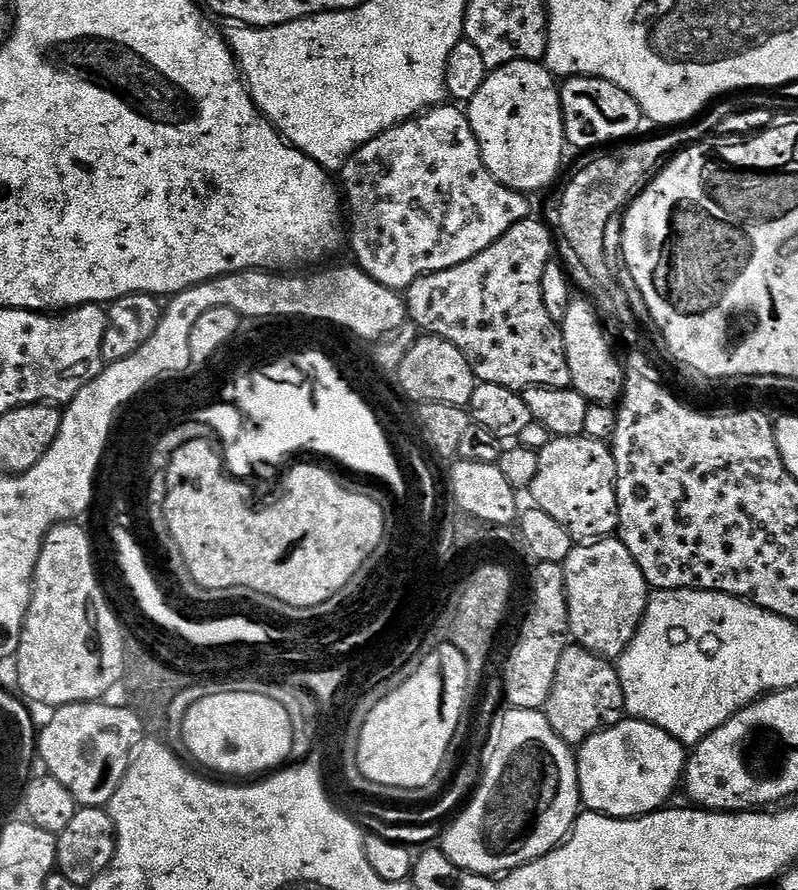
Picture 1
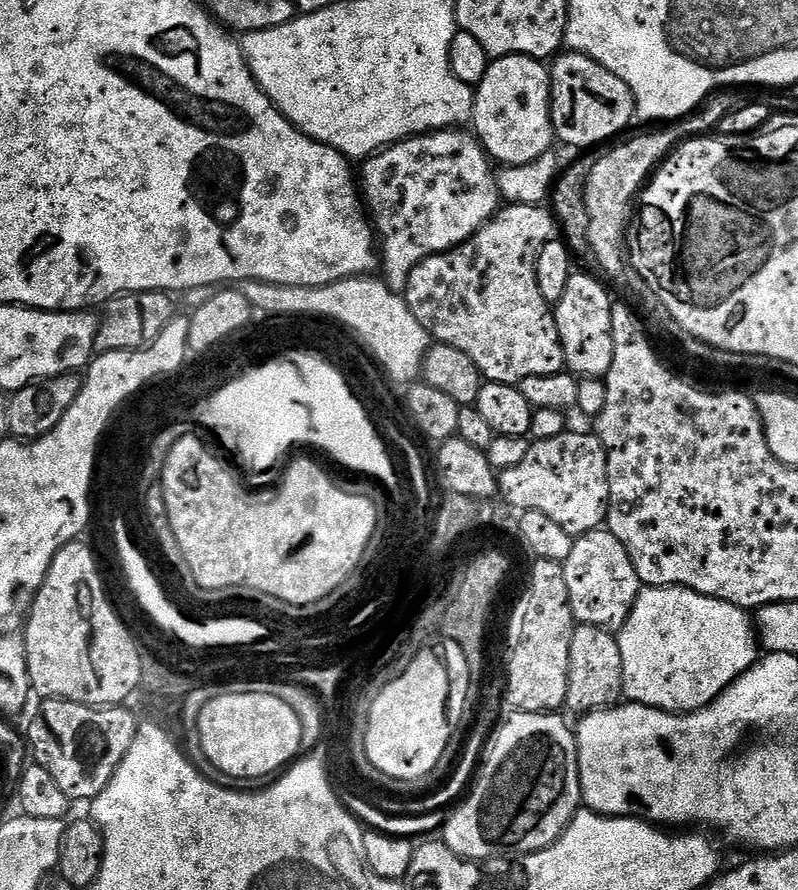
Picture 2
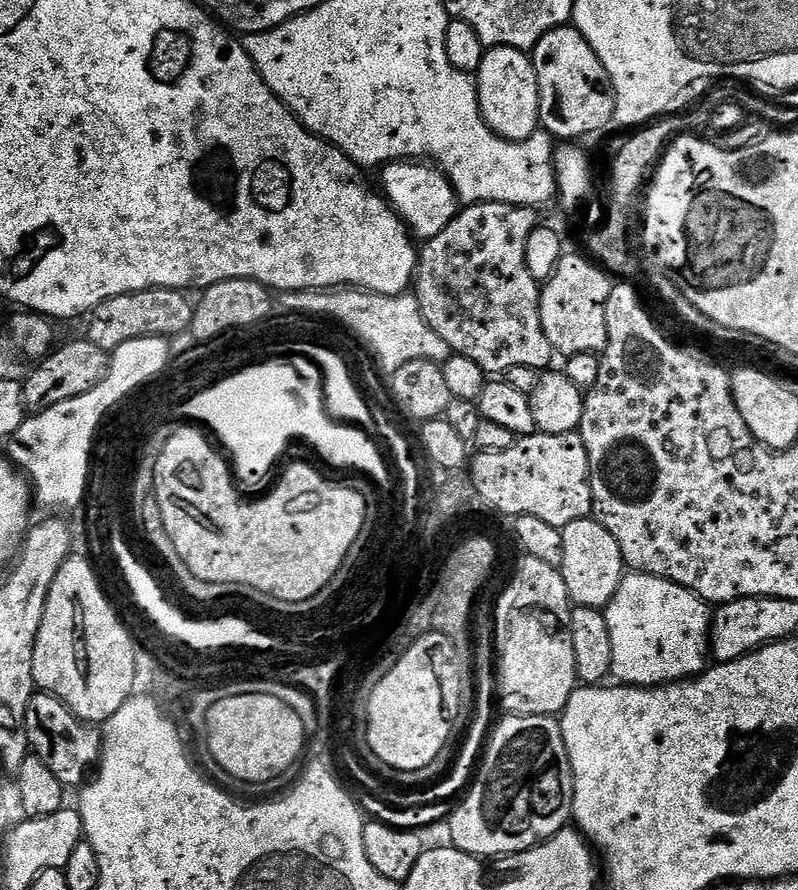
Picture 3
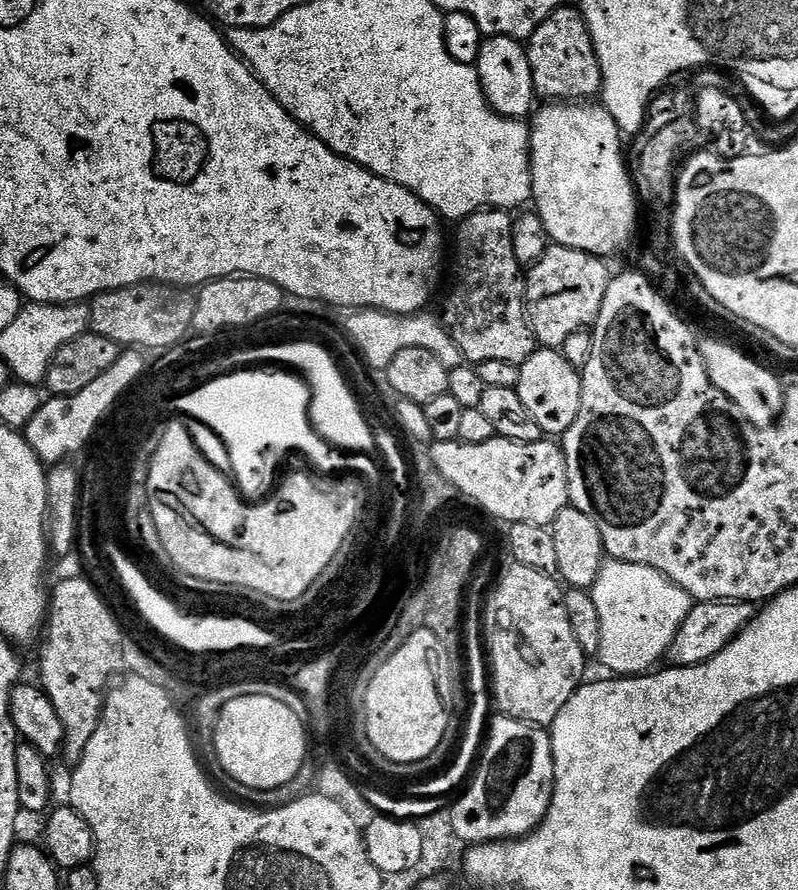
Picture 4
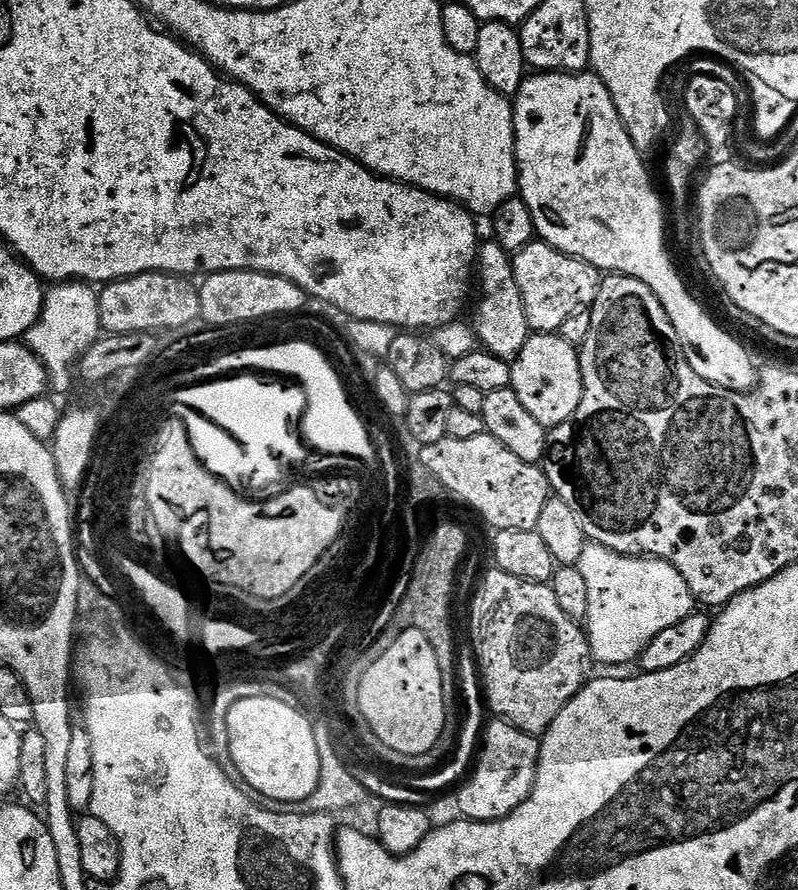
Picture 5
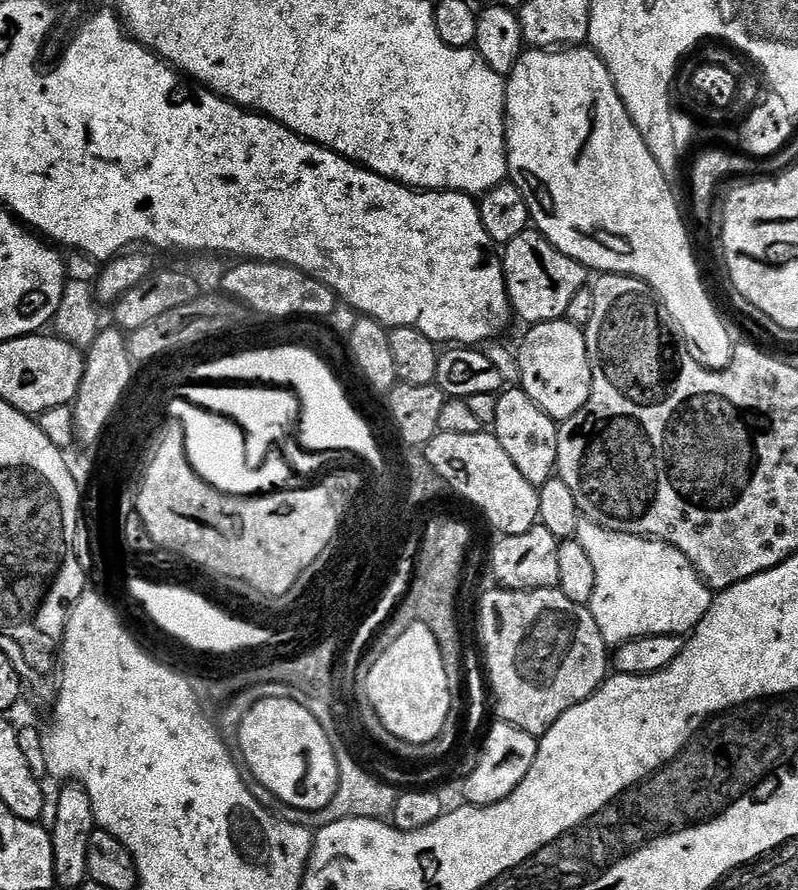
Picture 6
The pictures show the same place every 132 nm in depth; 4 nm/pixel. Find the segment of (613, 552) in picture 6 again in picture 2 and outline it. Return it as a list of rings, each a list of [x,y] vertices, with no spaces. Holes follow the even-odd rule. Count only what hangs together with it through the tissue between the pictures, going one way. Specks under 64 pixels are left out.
[[[641,587],[638,598],[616,636],[622,650],[623,699],[663,712],[696,712],[730,687],[758,659],[754,620],[745,609],[725,600],[698,594],[689,588]]]

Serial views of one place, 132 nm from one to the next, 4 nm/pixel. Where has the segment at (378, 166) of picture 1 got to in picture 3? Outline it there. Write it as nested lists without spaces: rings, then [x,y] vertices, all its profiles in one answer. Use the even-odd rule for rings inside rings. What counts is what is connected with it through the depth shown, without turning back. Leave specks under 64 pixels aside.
[[[397,162],[383,165],[383,172],[383,195],[417,241],[434,238],[450,226],[458,211],[458,201],[451,180],[439,168],[428,162]]]

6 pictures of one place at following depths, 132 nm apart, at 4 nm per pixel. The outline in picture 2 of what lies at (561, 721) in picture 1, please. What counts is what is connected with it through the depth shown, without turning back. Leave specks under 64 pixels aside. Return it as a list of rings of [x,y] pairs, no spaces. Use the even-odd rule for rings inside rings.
[[[576,624],[570,638],[570,670],[564,699],[567,711],[575,714],[597,712],[599,708],[615,708],[624,694],[622,650],[609,629]]]

